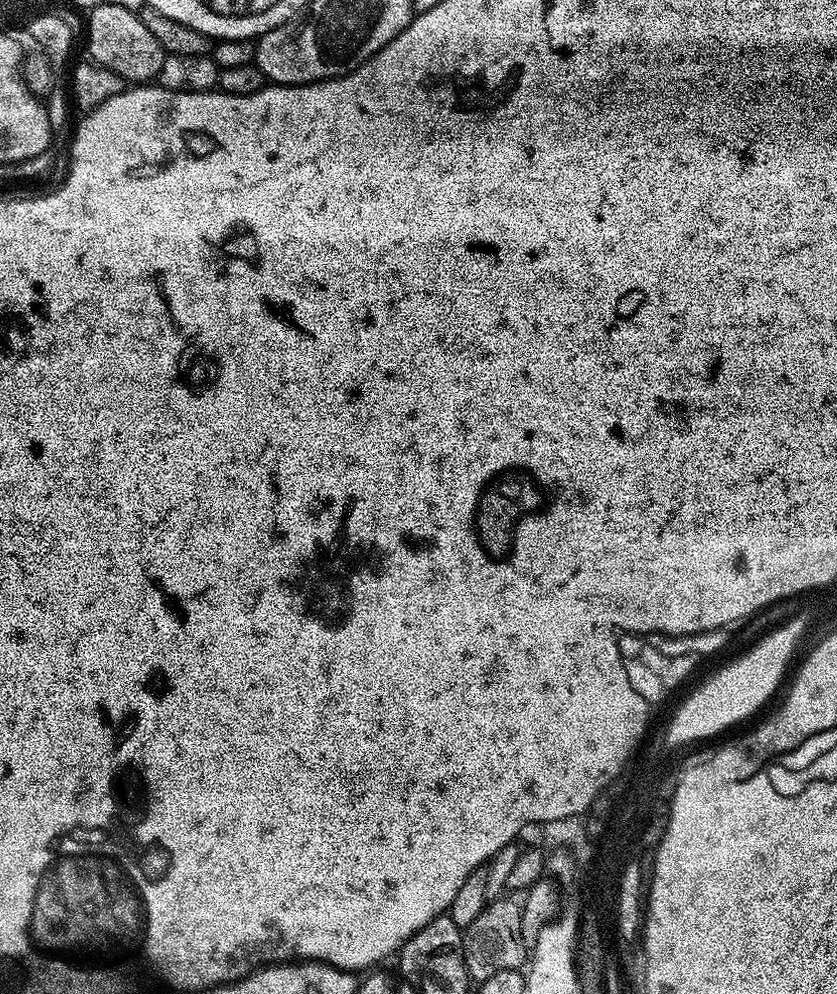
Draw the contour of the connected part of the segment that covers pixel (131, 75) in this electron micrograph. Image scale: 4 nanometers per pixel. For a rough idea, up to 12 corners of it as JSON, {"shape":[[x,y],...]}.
{"shape":[[101,2],[88,52],[126,82],[159,77],[165,50],[137,13]]}

